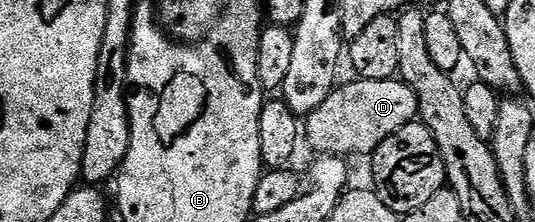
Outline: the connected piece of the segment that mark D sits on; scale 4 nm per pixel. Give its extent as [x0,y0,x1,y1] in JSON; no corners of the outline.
[304,79,419,156]

